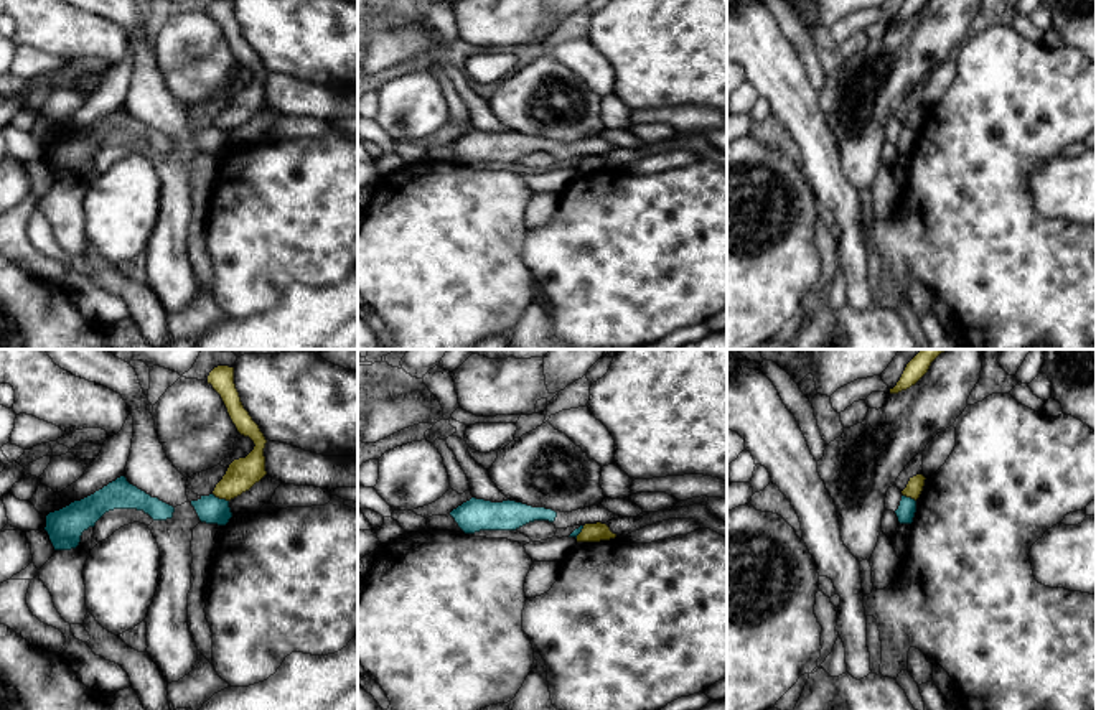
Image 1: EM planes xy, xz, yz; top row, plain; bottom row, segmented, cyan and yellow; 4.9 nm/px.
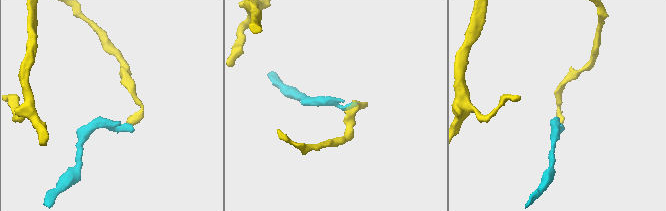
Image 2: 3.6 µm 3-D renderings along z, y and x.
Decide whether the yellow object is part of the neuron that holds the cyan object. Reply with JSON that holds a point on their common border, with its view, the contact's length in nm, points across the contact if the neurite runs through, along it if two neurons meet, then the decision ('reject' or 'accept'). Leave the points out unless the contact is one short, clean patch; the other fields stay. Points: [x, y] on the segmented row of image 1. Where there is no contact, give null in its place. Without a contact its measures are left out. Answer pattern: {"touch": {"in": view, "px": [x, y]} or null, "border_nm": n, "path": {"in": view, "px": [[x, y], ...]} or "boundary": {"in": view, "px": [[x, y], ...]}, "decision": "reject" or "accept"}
{"touch": {"in": "xy", "px": [221, 499]}, "border_nm": 90, "boundary": {"in": "xy", "px": [[213, 493], [228, 501]]}, "decision": "reject"}

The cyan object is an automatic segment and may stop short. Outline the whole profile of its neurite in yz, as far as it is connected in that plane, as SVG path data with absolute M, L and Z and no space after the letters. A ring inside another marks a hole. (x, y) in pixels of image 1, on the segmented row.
M893 484L887 491L885 509L893 511L900 524L911 524L916 512L916 501L902 494Z

